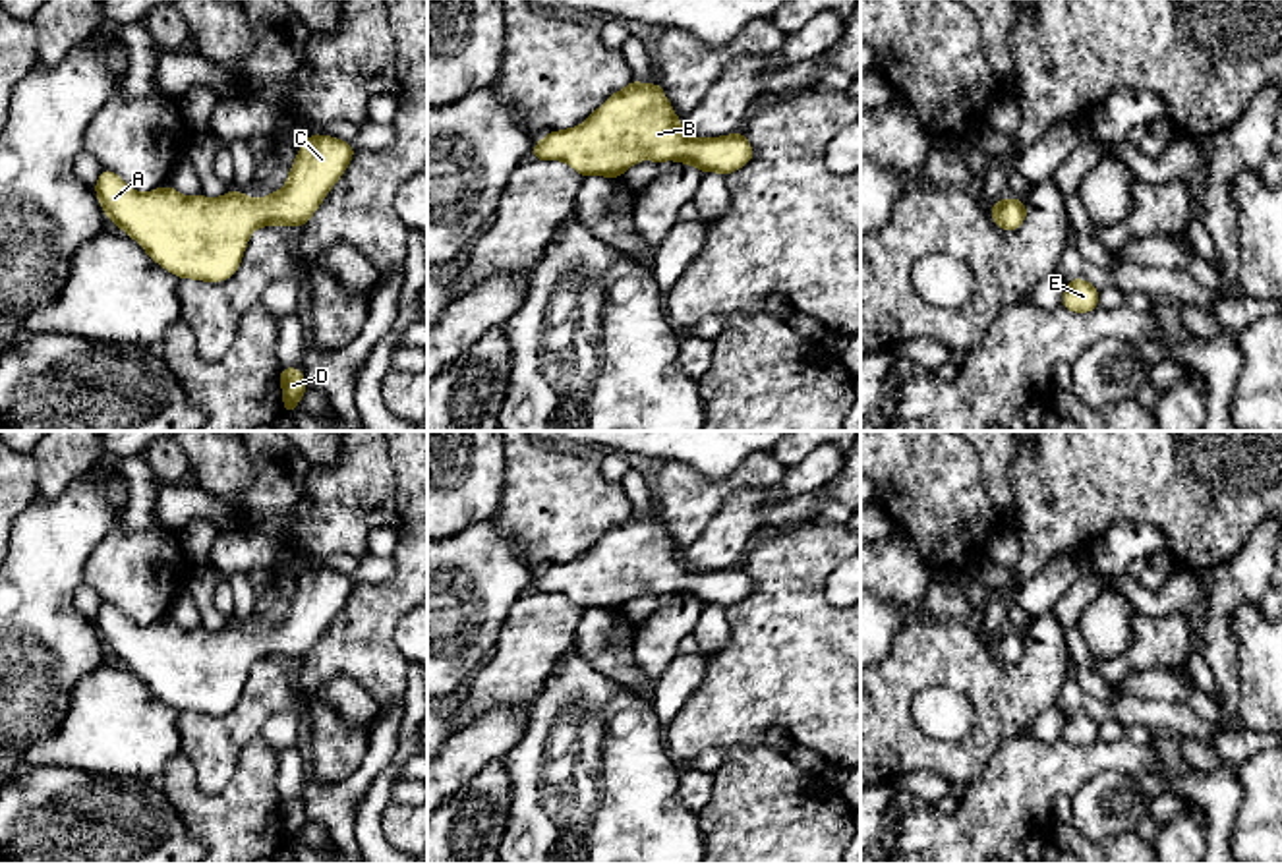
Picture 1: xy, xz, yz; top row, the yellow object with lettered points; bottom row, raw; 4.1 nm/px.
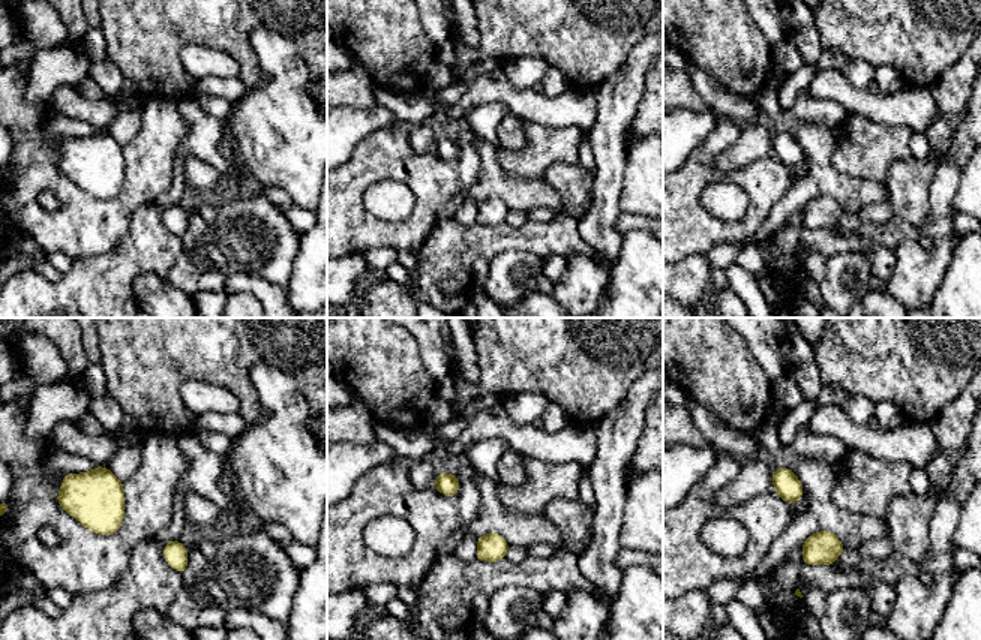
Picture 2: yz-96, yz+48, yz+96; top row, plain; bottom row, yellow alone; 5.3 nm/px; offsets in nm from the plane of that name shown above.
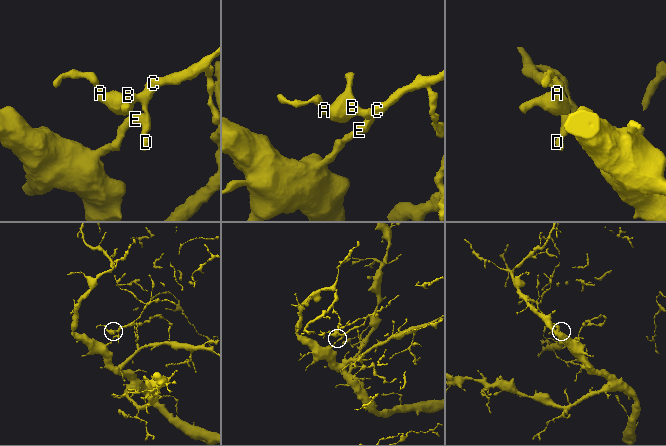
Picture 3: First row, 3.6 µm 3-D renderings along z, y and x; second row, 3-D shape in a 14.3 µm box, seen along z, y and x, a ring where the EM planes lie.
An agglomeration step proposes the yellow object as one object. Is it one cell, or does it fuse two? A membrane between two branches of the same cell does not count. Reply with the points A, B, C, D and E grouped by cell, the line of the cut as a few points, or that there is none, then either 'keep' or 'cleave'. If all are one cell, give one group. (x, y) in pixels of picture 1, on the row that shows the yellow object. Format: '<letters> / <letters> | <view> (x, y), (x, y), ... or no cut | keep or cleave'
A B C D E | no cut | keep

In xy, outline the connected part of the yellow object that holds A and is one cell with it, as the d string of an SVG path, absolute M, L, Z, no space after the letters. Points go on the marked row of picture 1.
M311 133L298 149L284 187L263 199L234 189L217 199L188 197L172 186L139 193L106 168L97 178L95 193L110 222L168 273L222 282L238 271L255 228L304 228L354 153L348 141Z

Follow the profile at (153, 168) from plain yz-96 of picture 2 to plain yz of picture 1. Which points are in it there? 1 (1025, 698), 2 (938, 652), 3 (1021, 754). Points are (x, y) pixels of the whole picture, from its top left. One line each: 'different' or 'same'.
1: same
2: same
3: different

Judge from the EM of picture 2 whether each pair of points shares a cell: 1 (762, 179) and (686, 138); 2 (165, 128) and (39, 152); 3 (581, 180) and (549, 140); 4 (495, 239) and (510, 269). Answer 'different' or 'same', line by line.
1: different
2: same
3: different
4: different

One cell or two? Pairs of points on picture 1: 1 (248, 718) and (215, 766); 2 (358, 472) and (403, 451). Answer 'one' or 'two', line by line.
1: one
2: two

